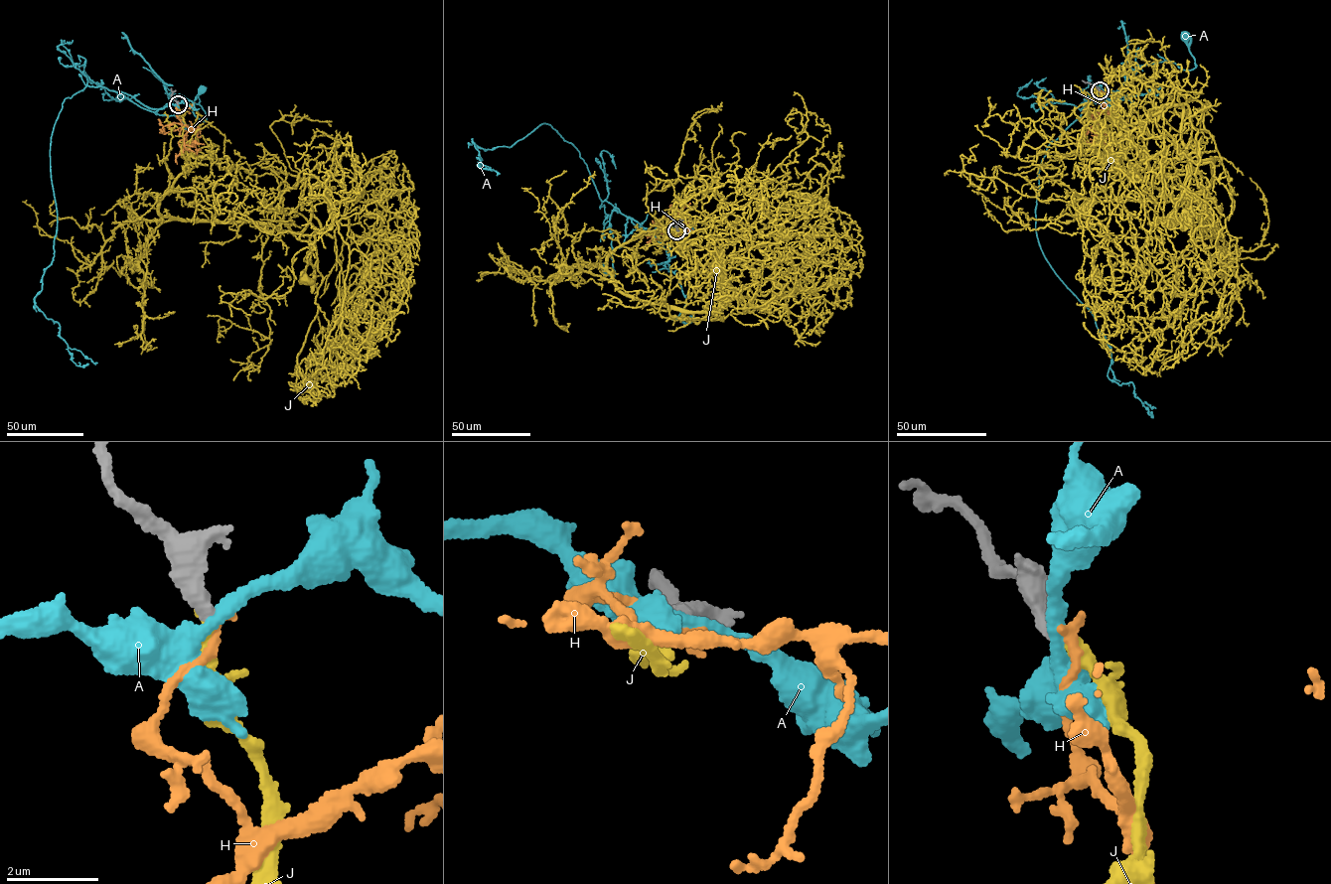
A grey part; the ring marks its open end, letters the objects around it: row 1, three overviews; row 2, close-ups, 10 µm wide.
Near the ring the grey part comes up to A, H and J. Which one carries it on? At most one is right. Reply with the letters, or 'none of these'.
J

